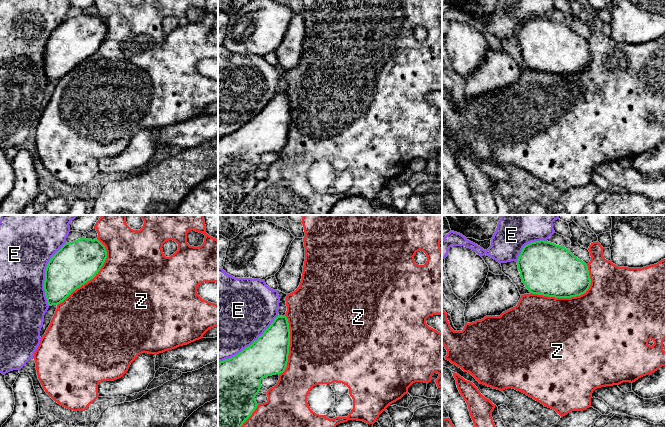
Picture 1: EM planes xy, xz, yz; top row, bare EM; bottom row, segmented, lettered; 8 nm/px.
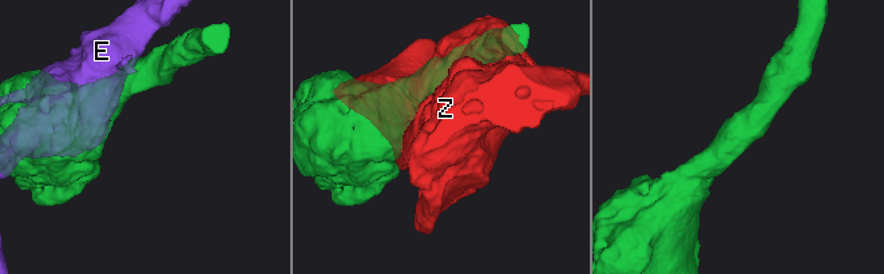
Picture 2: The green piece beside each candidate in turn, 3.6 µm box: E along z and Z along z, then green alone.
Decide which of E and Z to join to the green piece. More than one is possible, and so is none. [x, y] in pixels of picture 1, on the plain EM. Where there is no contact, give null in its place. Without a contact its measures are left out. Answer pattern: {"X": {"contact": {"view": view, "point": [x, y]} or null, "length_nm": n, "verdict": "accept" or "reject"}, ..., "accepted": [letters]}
{"E": {"contact": {"view": "xy", "point": [45, 50]}, "length_nm": 550, "verdict": "reject"}, "Z": {"contact": {"view": "yz", "point": [570, 73]}, "length_nm": 500, "verdict": "reject"}, "accepted": []}

